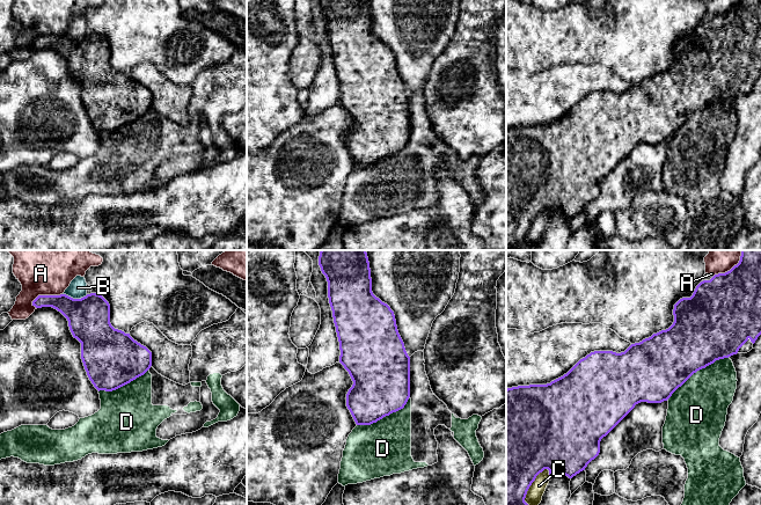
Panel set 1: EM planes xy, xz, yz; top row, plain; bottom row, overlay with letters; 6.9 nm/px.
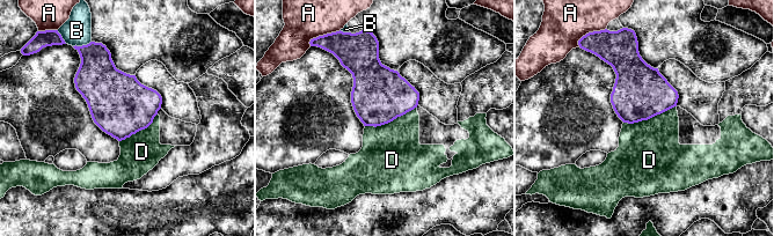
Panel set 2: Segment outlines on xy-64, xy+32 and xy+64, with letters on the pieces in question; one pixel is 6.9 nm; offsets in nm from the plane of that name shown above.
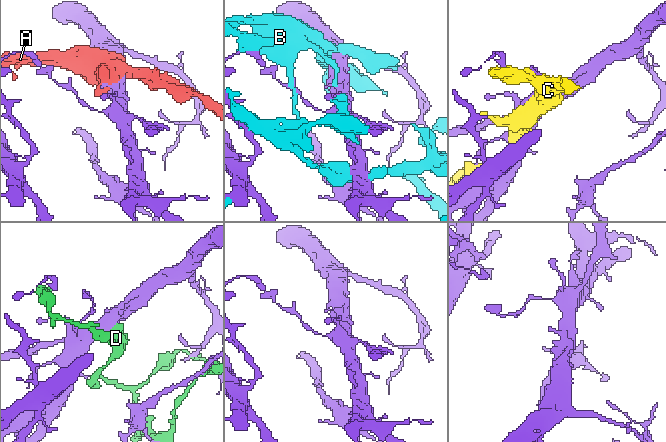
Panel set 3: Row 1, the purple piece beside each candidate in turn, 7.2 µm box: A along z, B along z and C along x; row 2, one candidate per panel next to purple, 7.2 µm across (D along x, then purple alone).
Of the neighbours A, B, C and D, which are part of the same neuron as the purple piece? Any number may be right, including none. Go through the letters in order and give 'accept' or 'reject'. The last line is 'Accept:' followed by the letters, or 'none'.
A: reject
B: reject
C: reject
D: accept
Accept: D

